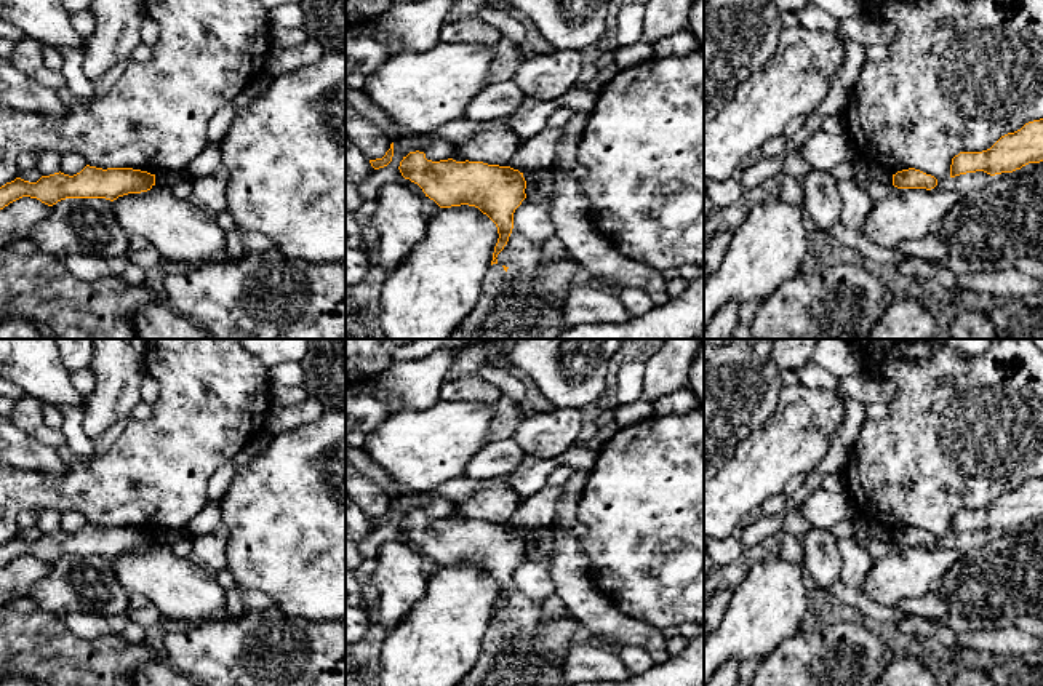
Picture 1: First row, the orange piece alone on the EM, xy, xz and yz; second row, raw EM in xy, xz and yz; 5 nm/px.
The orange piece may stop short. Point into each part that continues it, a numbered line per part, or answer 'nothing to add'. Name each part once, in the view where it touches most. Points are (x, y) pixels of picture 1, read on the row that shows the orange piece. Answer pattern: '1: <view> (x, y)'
nothing to add

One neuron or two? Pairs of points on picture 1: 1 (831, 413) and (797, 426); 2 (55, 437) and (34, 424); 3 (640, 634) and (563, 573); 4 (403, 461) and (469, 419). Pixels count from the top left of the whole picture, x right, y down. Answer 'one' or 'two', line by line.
1: one
2: one
3: one
4: one

